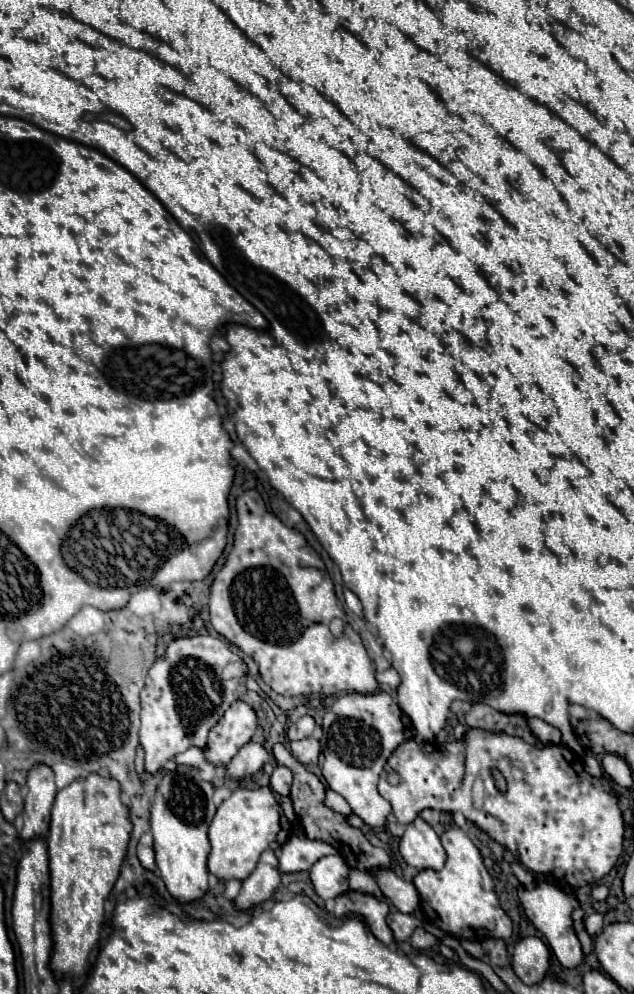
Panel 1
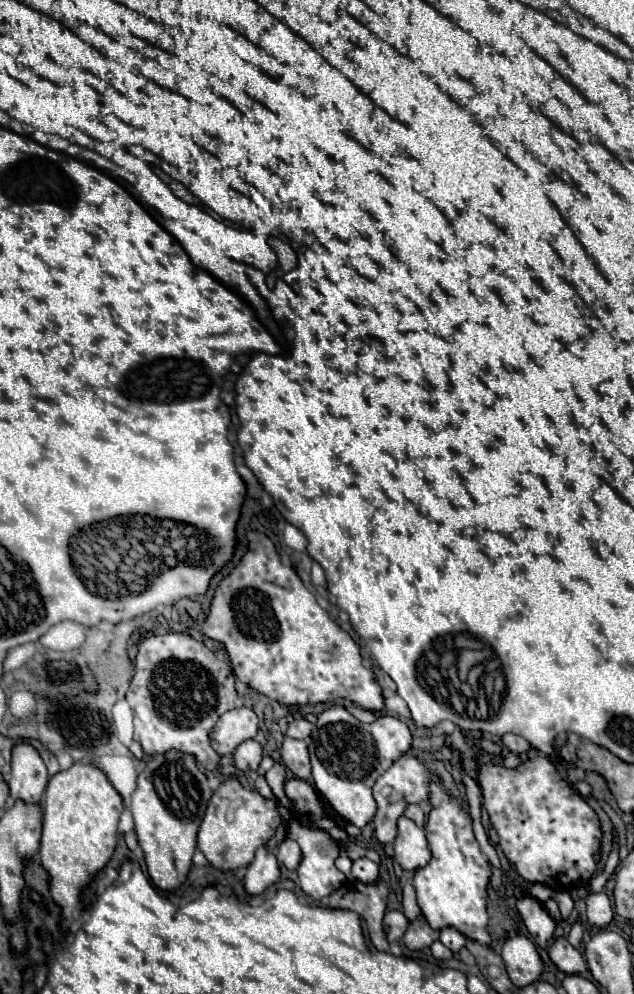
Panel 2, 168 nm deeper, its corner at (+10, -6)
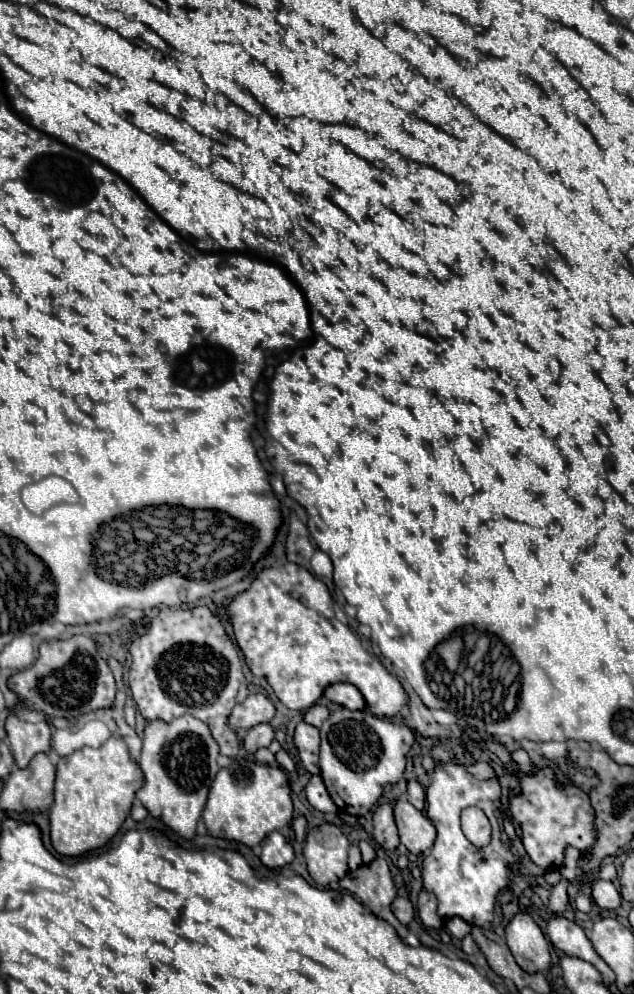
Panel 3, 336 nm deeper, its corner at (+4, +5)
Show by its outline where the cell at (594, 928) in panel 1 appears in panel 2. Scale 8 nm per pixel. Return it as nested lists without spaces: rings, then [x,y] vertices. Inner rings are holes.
[[[590,892],[586,898],[586,914],[588,914],[588,922],[596,928],[606,926],[612,920],[612,906],[610,900],[604,892]]]

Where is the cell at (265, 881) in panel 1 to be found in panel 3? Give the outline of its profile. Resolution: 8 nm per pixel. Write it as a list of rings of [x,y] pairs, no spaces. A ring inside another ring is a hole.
[[[274,831],[264,839],[262,855],[260,855],[262,865],[266,865],[270,869],[280,869],[280,867],[288,865],[292,859],[294,859],[294,849],[282,833]]]

